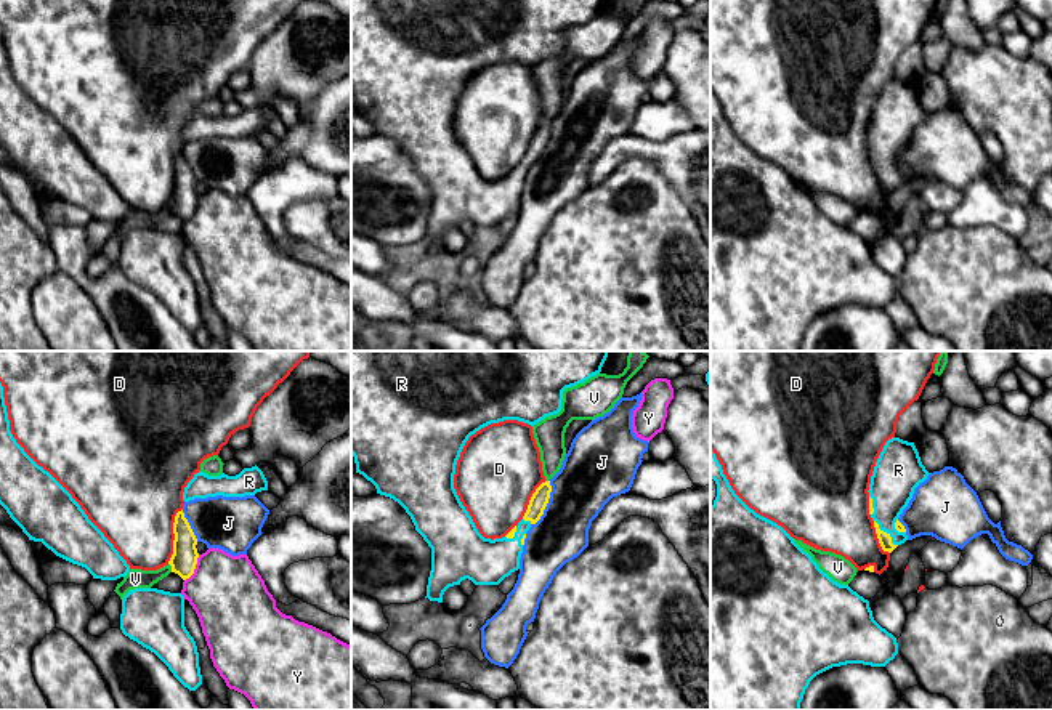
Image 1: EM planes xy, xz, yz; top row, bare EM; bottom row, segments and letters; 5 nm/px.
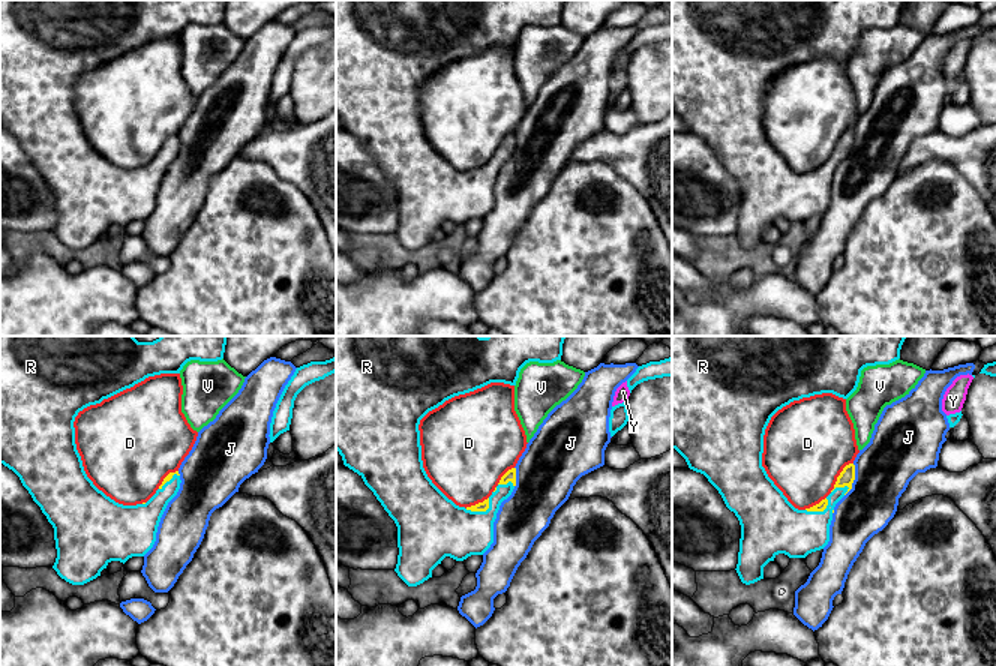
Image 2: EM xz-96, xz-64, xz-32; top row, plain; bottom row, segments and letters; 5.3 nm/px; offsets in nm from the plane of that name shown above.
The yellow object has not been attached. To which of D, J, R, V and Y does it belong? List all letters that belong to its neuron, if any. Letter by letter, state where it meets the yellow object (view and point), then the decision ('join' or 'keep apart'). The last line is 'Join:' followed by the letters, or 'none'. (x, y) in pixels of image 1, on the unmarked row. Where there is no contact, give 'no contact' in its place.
D: contact xy (175, 177); keep apart
J: contact xz (547, 143); keep apart
R: contact yz (886, 173); join
V: contact xy (172, 209); keep apart
Y: contact xy (194, 209); keep apart
Join: R

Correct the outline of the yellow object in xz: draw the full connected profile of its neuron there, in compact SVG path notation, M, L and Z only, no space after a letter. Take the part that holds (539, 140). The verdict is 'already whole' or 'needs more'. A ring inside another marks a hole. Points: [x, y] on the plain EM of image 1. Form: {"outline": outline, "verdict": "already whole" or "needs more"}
{"outline": "M351 0L351 96L356 114L370 122L377 135L398 143L411 157L415 171L431 189L427 226L430 242L443 244L449 228L468 220L475 226L499 226L520 210L526 173L548 144L552 127L542 123L532 135L523 160L502 180L484 180L455 130L454 115L460 93L471 75L504 61L534 67L561 51L563 32L601 13L606 0Z", "verdict": "needs more"}

